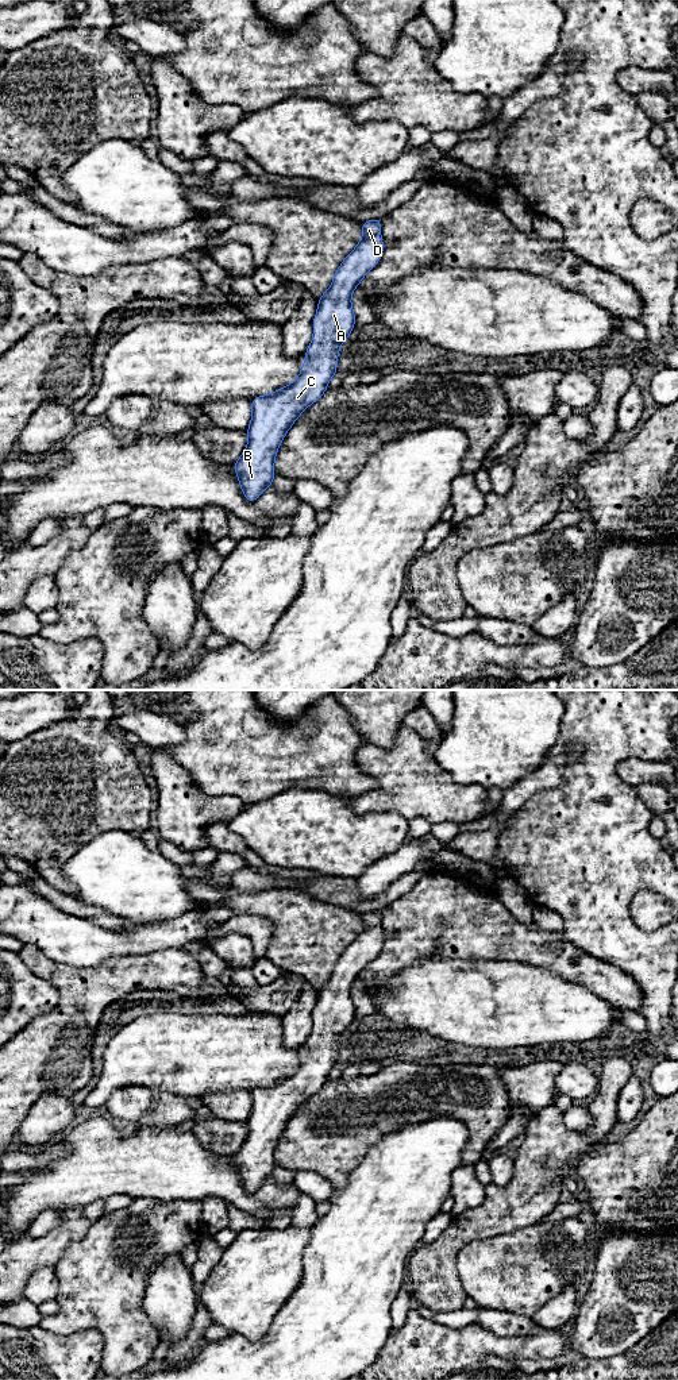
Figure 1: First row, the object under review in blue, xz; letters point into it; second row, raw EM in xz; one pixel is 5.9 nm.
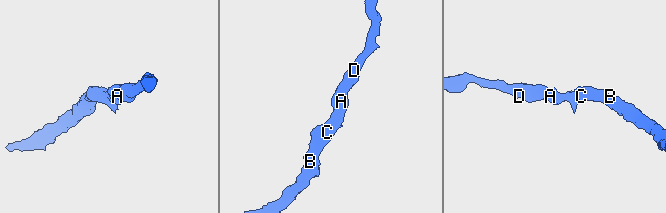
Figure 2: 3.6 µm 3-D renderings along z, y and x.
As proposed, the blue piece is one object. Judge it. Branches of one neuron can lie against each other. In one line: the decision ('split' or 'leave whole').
leave whole

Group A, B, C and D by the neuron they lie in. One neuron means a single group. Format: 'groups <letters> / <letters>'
groups A B C D

